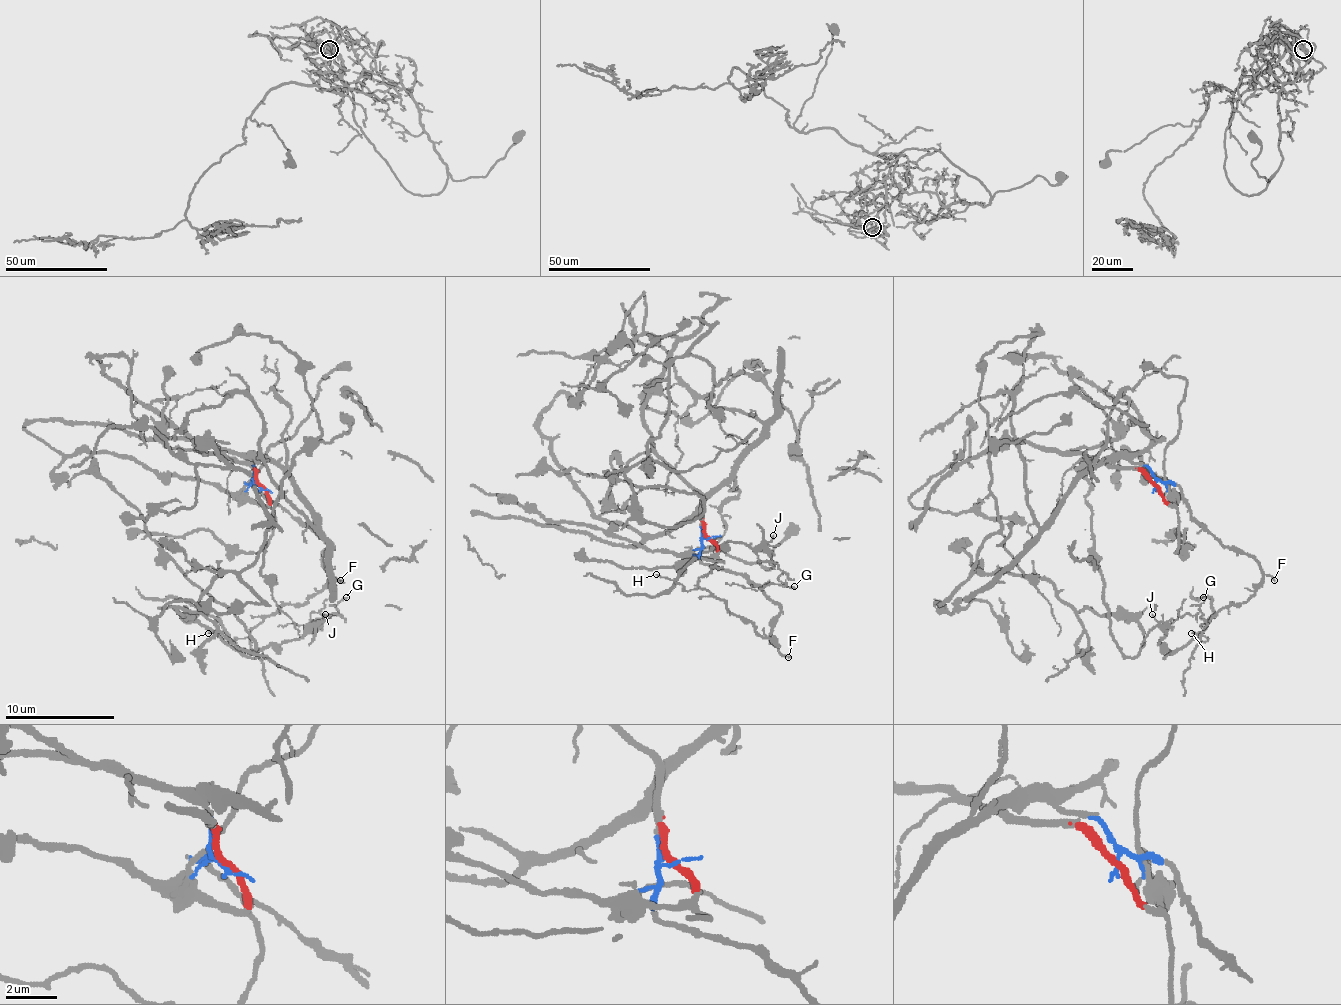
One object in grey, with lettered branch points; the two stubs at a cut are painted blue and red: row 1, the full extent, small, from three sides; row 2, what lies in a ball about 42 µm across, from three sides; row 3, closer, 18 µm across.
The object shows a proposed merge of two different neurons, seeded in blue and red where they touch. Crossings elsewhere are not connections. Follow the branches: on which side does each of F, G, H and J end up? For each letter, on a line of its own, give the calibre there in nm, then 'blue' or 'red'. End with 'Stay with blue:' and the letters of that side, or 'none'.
F: 120 nm | blue
G: 100 nm | blue
H: 110 nm | blue
J: 110 nm | blue
Stay with blue: F, G, H, J

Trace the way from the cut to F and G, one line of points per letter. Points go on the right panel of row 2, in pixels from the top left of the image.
F: (1155, 485), (1174, 482), (1193, 518), (1226, 548), (1248, 553), (1275, 580)
G: (1155, 485), (1174, 482), (1193, 518), (1261, 572), (1204, 640), (1169, 651), (1158, 640), (1204, 597)

